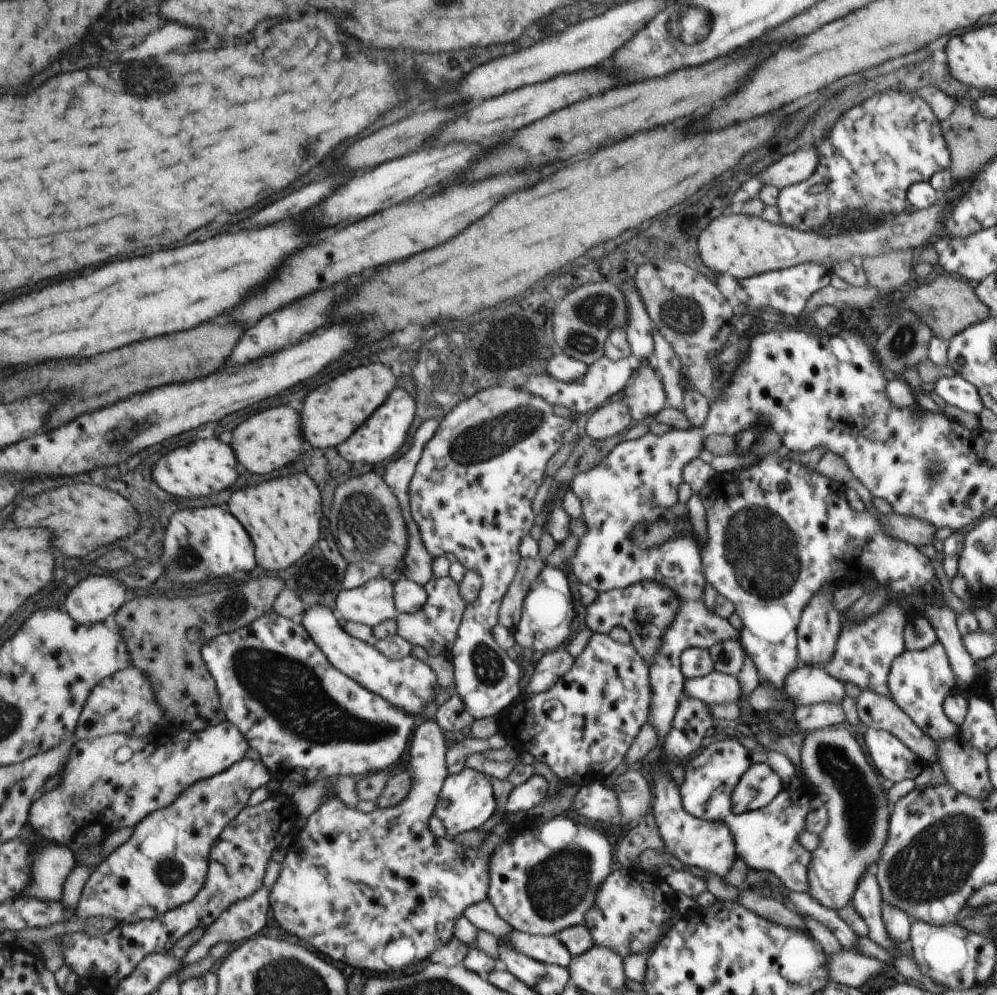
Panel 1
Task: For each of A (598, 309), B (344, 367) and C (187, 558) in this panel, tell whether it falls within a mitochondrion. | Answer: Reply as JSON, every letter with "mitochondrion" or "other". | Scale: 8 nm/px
{"A":"mitochondrion","B":"other","C":"mitochondrion"}

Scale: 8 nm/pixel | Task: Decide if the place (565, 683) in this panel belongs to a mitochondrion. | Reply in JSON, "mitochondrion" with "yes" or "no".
{"mitochondrion":"no"}

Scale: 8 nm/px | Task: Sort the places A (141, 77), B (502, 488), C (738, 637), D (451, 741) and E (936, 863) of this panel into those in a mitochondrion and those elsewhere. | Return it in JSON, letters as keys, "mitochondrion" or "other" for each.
{"A":"mitochondrion","B":"other","C":"other","D":"other","E":"mitochondrion"}

